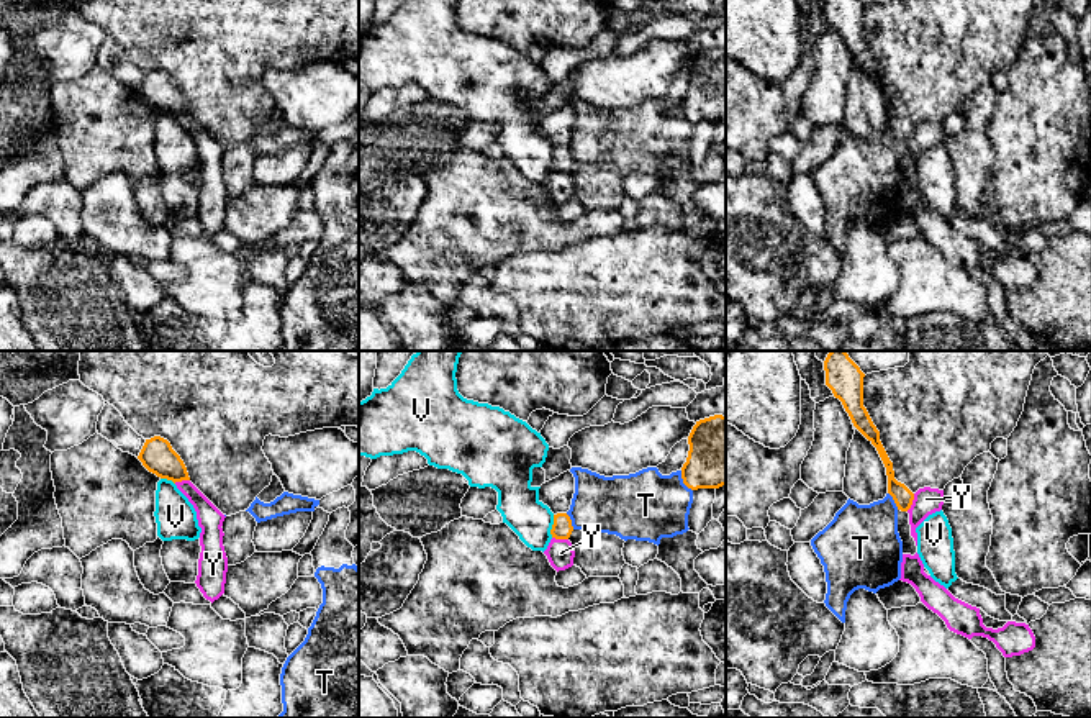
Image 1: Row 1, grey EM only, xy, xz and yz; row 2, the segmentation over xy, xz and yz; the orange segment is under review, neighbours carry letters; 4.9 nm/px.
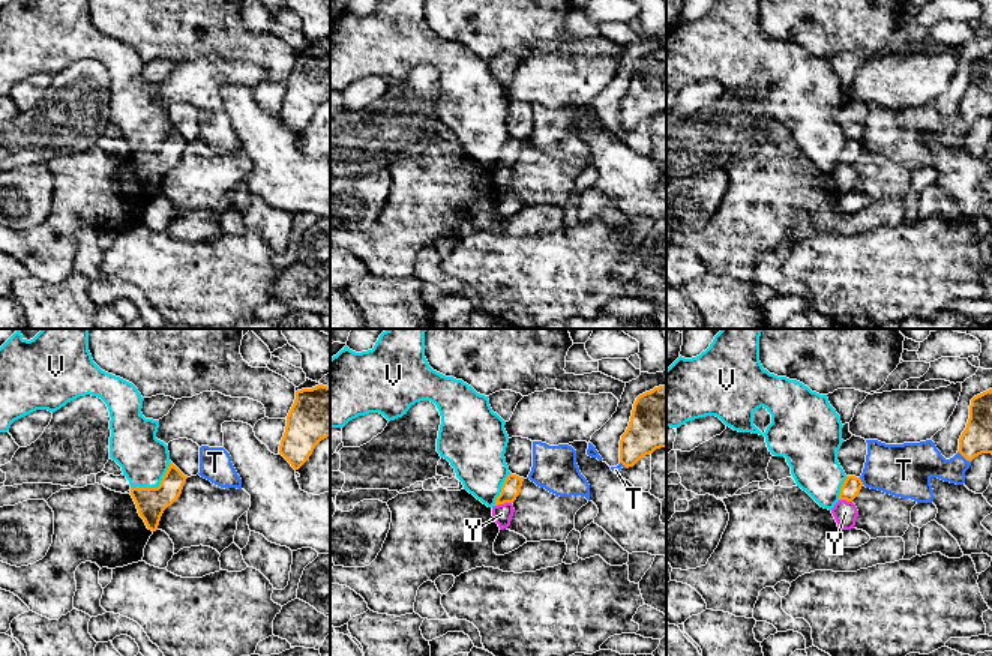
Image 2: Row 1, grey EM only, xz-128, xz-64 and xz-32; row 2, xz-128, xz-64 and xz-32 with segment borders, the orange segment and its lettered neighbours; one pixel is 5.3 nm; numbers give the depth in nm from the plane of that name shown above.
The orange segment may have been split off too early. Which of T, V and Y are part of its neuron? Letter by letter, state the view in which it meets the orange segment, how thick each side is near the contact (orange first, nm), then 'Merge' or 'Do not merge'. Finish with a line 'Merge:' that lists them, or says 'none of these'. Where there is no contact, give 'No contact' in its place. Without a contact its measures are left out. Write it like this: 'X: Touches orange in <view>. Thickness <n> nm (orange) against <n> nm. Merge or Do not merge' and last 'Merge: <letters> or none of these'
T: Touches orange in xz. Thickness 340 nm (orange) against 340 nm. Do not merge
V: Touches orange in xz. Thickness 100 nm (orange) against 200 nm. Do not merge
Y: Touches orange in yz. Thickness 100 nm (orange) against 130 nm. Do not merge
Merge: none of these

